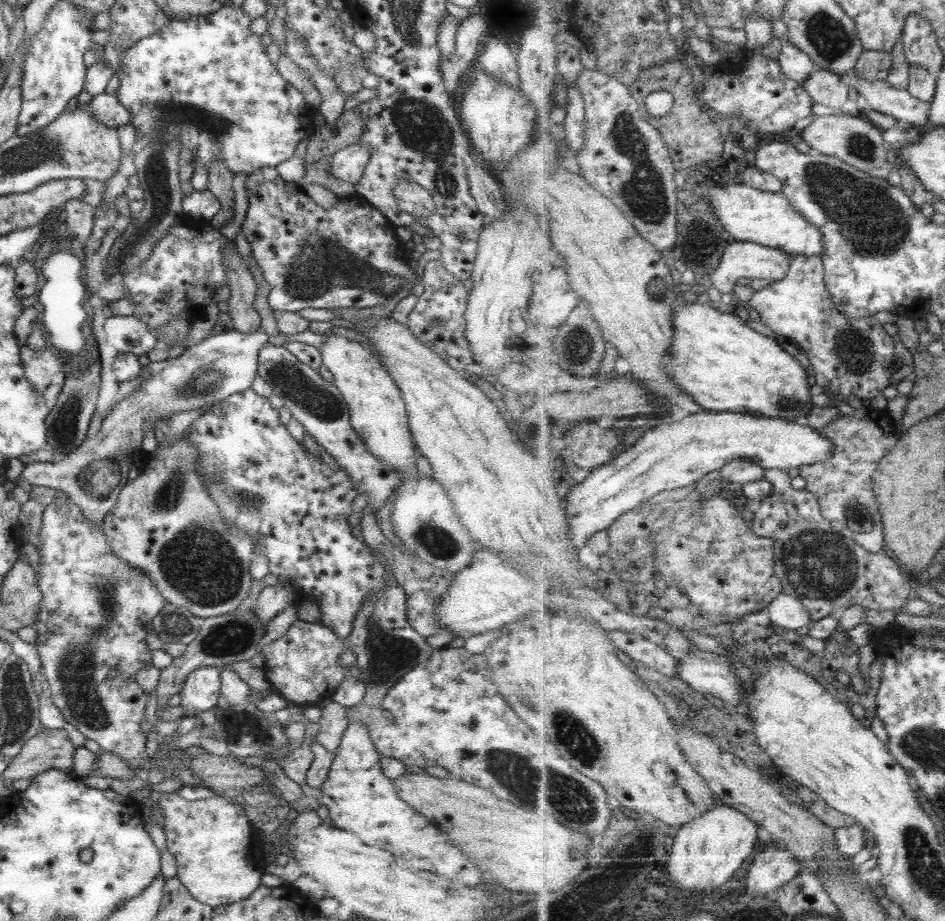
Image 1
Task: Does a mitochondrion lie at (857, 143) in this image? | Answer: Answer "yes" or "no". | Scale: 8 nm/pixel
yes

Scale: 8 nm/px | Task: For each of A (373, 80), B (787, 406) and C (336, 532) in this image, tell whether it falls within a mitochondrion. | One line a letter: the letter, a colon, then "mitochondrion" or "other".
A: other
B: mitochondrion
C: other

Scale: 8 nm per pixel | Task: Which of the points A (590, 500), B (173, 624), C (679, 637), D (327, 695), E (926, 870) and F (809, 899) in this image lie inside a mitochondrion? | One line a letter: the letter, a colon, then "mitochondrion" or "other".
A: other
B: mitochondrion
C: other
D: other
E: mitochondrion
F: other

